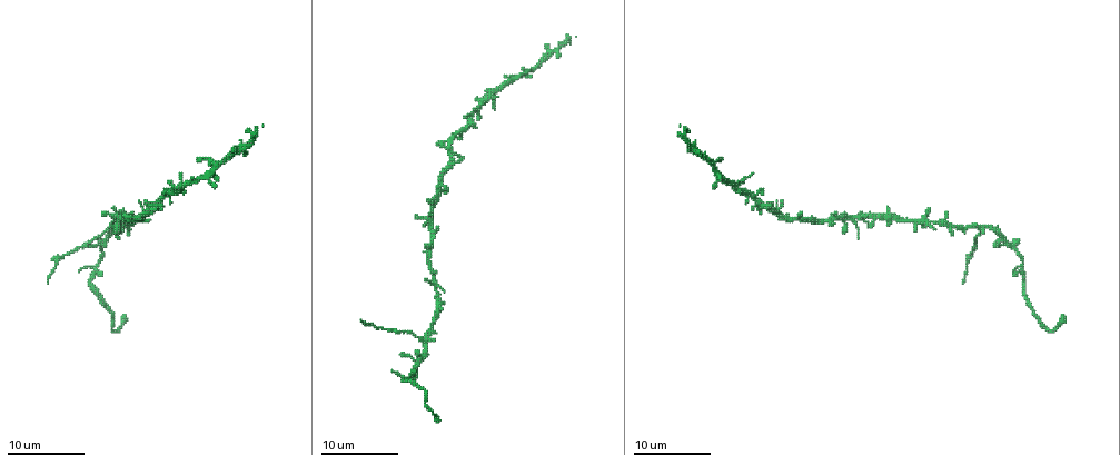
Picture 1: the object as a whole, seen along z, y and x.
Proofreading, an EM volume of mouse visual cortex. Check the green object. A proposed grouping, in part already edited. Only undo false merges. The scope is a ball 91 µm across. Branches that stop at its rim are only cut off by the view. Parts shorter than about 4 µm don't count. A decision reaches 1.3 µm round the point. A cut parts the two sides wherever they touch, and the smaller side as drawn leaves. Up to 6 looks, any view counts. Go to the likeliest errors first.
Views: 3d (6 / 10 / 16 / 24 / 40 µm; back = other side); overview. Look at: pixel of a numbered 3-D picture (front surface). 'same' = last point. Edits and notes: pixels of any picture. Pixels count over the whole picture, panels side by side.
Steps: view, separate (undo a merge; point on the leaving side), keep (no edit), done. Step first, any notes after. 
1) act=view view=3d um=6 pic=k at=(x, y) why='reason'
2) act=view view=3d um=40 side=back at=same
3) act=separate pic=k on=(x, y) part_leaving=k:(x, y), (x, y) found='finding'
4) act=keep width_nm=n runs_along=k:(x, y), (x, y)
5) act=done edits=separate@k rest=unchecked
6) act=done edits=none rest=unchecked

act=view view=3d um=16 pic=1 at=(423, 337) why='branch point'

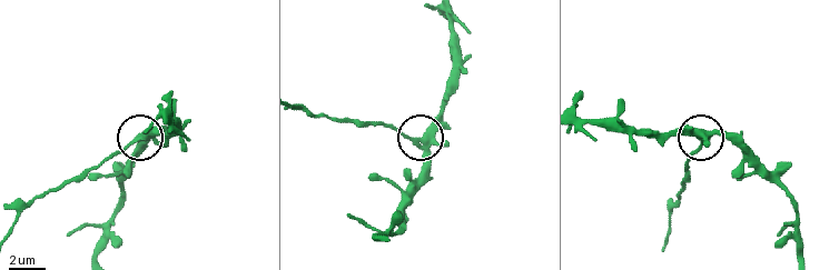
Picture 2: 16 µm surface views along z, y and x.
act=view view=3d um=6 pic=2 at=(416, 142) why='closer look'

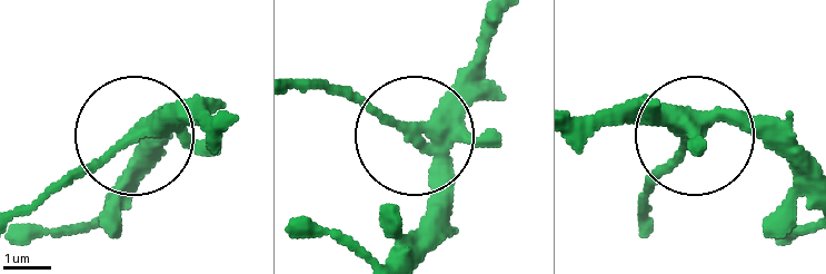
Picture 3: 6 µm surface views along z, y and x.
act=separate pic=3 on=(88, 172) side_arm_um=12 arms=3 found='two neurons meet here'

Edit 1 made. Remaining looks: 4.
act=view view=3d um=10 pic=1 at=(95, 264) why='sudden change in width'

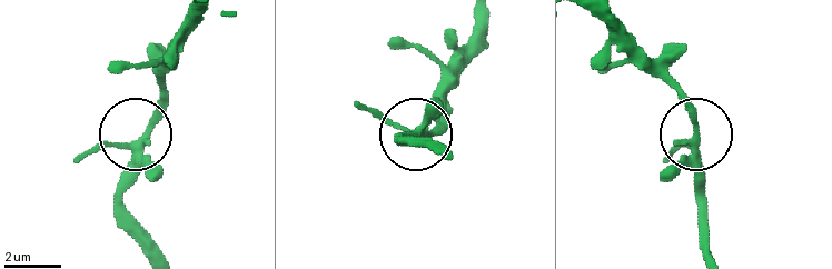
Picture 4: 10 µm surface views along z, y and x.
act=keep runs_along=4:(597, 13), (669, 85), (693, 121), (697, 226) found='continuous, no second neuron'

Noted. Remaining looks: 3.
act=view view=3d um=16 pic=1 at=(429, 230) why='three arms meet'

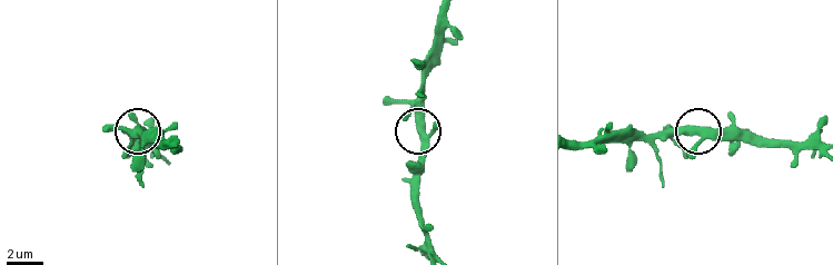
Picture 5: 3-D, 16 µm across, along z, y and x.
act=keep side_arm_um=39 runs_along=5:(419, 127), (420, 178) found='all the same neuron'

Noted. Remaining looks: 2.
act=done edits=separate@3 rest=unchecked

